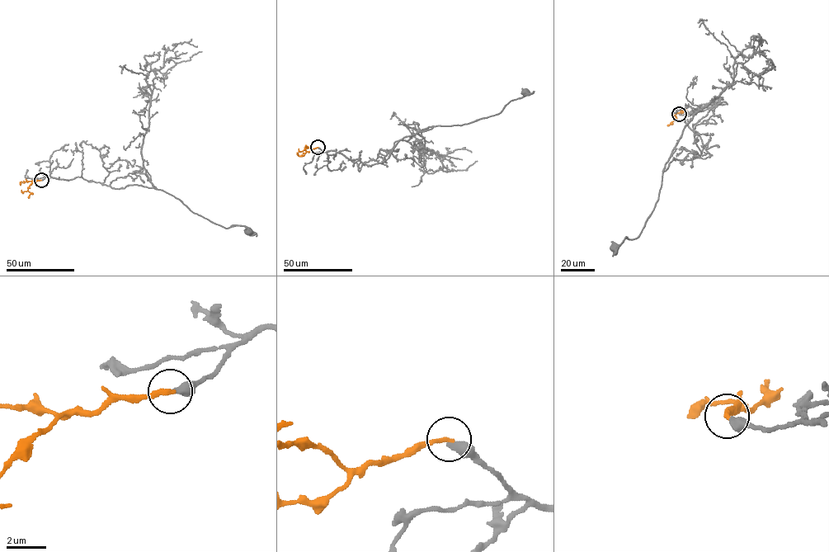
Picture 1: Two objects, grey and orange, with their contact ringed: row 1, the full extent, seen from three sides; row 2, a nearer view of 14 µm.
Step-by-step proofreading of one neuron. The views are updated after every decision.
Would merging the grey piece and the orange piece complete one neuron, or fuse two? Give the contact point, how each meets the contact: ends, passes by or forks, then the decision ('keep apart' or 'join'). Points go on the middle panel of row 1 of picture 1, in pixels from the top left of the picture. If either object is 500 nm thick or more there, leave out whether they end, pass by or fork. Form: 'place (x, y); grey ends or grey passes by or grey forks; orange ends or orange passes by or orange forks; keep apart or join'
place (317, 147); grey ends; orange ends; join

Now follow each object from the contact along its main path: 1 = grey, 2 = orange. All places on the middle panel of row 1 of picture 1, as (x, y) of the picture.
1: (318, 147), (359, 159), (368, 166), (380, 163), (404, 137), (434, 127), (460, 125), (497, 114), (525, 92)
2: (317, 147), (304, 148), (300, 151), (299, 148)

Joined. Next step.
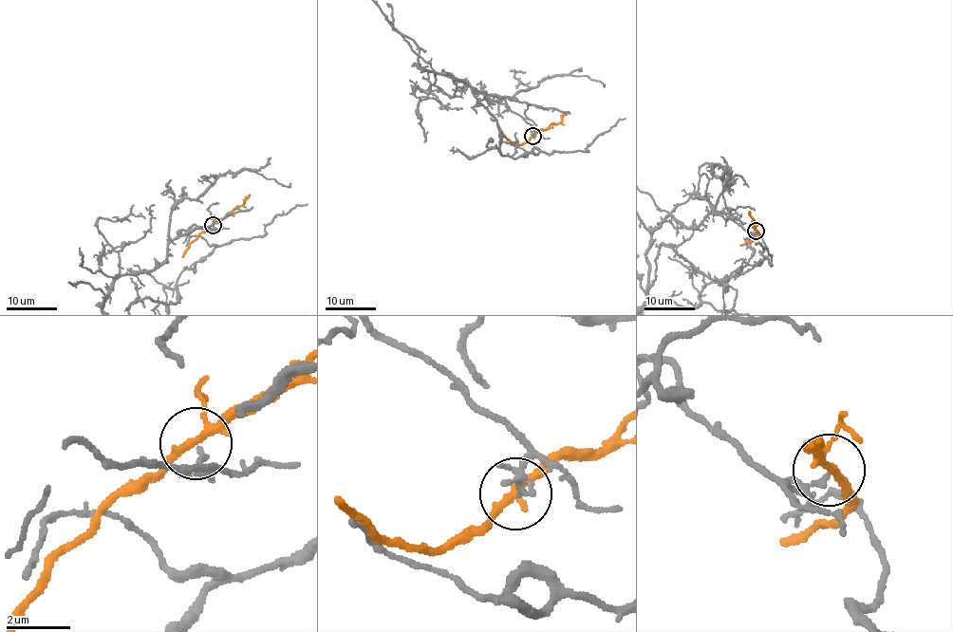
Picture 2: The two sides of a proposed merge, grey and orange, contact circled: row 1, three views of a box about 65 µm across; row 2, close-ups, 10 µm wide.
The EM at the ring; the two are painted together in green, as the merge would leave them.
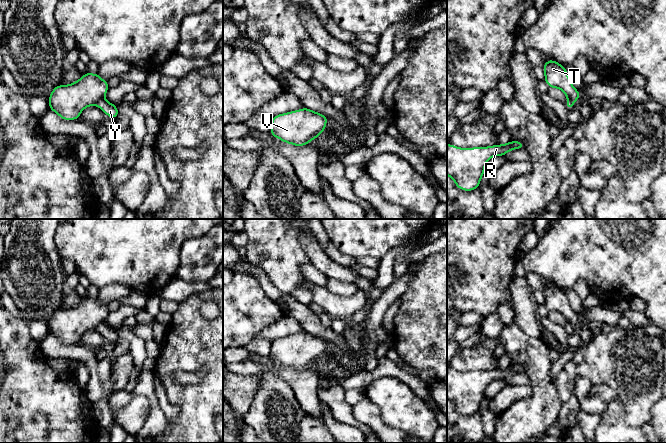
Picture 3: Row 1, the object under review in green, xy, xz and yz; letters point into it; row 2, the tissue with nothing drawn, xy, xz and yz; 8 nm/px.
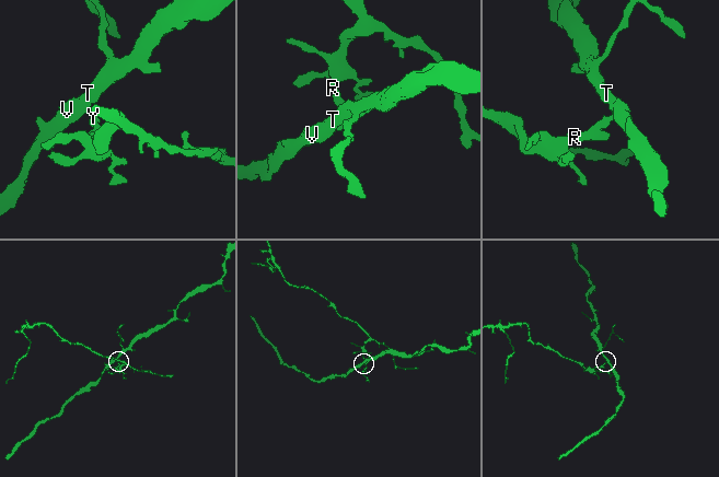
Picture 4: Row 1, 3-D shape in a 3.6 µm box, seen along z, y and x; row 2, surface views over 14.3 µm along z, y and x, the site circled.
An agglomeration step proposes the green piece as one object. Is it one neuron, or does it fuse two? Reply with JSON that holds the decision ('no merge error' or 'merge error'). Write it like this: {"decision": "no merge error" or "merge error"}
{"decision": "merge error"}

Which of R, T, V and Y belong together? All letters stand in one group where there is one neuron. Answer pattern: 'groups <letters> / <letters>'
groups R Y / T V

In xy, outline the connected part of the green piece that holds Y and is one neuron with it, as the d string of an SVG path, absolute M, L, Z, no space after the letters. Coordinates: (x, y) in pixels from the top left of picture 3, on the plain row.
M102 323L96 329L110 342L115 343L119 340L117 329L115 328Z

